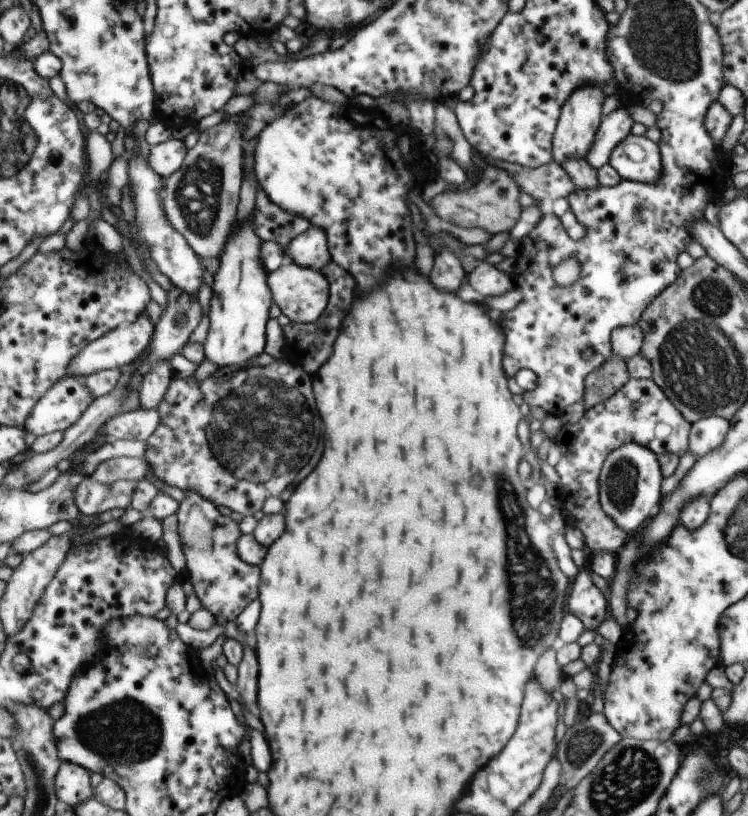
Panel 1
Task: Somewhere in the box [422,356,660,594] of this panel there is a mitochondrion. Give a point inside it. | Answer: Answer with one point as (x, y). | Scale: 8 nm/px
(622, 481)

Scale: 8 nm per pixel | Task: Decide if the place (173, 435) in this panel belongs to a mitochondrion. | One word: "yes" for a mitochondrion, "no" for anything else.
no

